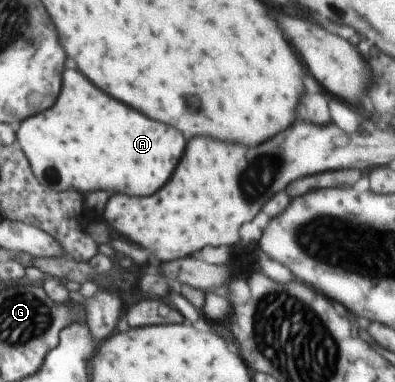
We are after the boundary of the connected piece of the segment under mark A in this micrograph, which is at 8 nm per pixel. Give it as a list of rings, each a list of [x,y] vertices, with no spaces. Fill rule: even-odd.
[[[70,68],[62,78],[62,94],[54,108],[28,118],[17,125],[16,132],[38,182],[61,192],[106,190],[134,196],[156,194],[154,190],[166,184],[186,150],[186,138],[180,130],[150,120],[102,92],[82,72]],[[54,168],[58,172],[52,172]]]

